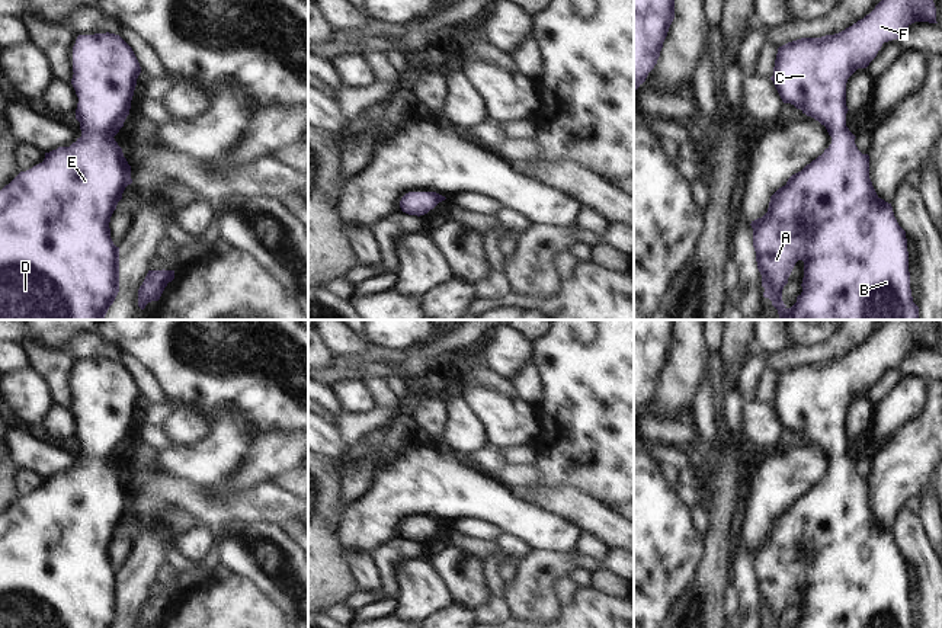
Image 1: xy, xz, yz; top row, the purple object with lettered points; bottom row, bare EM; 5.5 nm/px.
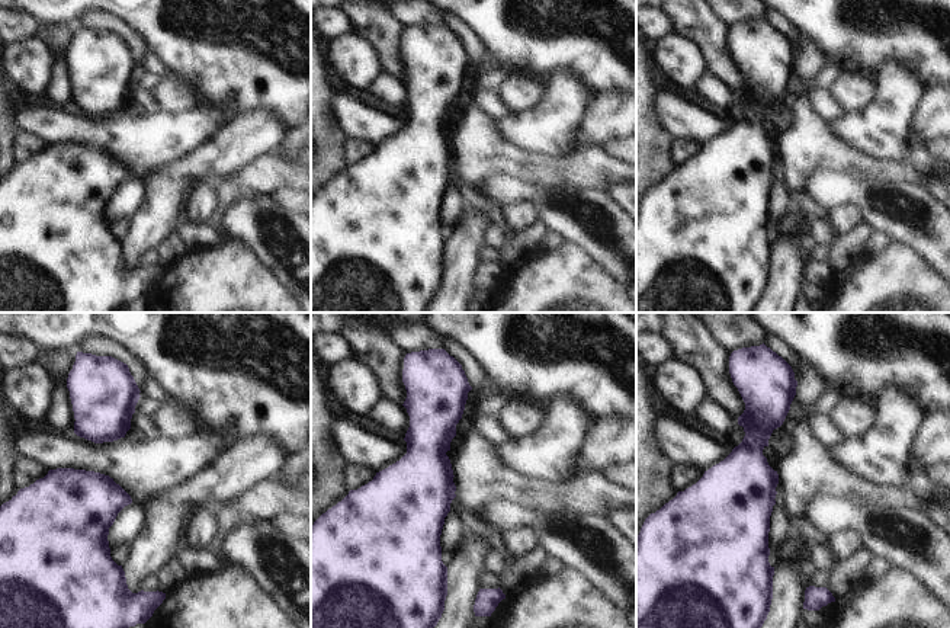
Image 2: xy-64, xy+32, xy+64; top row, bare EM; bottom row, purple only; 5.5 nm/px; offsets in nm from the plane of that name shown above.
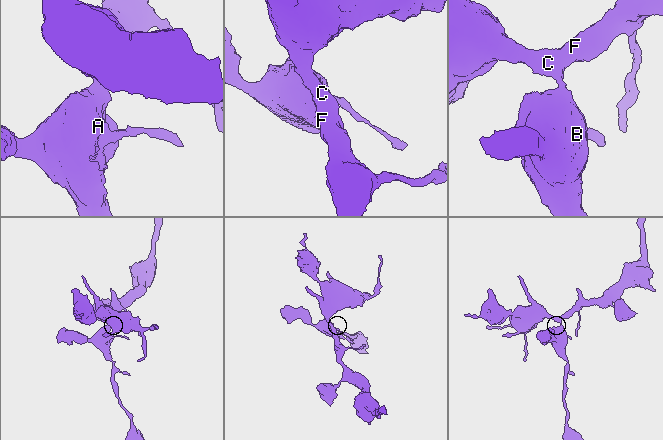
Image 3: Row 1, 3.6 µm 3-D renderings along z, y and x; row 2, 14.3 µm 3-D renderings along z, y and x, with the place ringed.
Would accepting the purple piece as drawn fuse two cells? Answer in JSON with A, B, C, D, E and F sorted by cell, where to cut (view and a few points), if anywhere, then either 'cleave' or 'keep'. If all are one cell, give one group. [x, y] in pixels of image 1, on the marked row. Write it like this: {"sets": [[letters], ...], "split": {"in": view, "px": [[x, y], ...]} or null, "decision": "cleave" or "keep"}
{"sets": [["A", "B", "C", "D", "E", "F"]], "split": null, "decision": "keep"}

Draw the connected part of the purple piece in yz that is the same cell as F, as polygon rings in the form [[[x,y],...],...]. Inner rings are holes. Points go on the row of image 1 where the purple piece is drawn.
[[[881,0],[869,15],[839,33],[801,38],[778,48],[770,80],[782,102],[818,121],[832,137],[824,153],[792,174],[770,196],[768,212],[750,224],[763,297],[772,301],[779,320],[919,320],[919,307],[910,289],[906,231],[898,225],[891,204],[877,195],[869,179],[869,156],[858,150],[856,137],[846,126],[848,78],[858,68],[866,68],[884,42],[900,41],[914,22],[938,23],[933,0]],[[798,260],[804,262],[802,292],[788,308],[782,301],[782,289]]]

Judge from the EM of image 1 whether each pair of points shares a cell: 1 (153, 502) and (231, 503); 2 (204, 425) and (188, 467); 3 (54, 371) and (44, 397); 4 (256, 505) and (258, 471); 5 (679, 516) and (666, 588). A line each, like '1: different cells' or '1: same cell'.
1: same cell
2: different cells
3: different cells
4: different cells
5: same cell

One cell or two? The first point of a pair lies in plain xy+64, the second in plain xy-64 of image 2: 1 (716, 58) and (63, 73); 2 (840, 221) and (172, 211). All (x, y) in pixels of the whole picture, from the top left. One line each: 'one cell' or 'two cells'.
1: two cells
2: two cells

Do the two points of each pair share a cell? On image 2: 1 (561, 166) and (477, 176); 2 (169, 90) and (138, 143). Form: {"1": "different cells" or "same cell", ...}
{"1": "same cell", "2": "different cells"}

